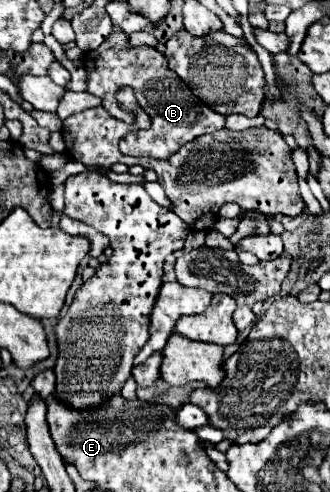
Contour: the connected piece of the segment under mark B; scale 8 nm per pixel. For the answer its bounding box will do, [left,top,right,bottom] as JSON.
[81,29,225,159]

